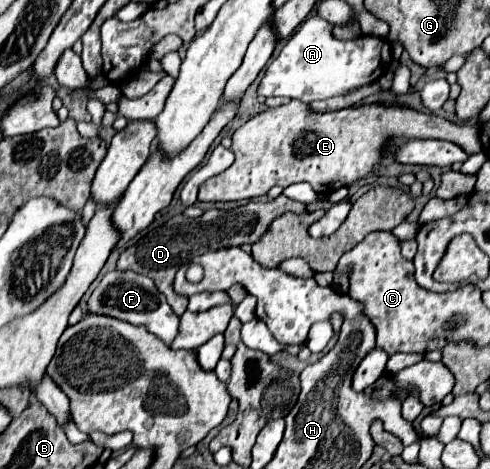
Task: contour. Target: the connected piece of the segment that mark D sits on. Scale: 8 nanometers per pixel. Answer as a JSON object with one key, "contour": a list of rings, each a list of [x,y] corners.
{"contour":[[[277,197],[273,201],[249,201],[243,207],[231,209],[231,211],[219,211],[219,209],[209,209],[205,211],[203,217],[199,219],[189,219],[185,215],[173,215],[167,223],[163,223],[157,229],[151,229],[151,233],[143,235],[137,243],[127,247],[119,259],[117,259],[117,269],[121,271],[135,271],[141,275],[147,275],[155,281],[159,291],[167,297],[167,303],[175,311],[175,315],[183,315],[187,309],[187,297],[179,295],[173,291],[173,279],[179,267],[187,265],[195,255],[201,255],[205,251],[217,251],[225,247],[235,247],[235,245],[251,245],[255,243],[267,225],[287,213],[305,213],[305,205],[299,201],[291,201],[289,197]]]}

